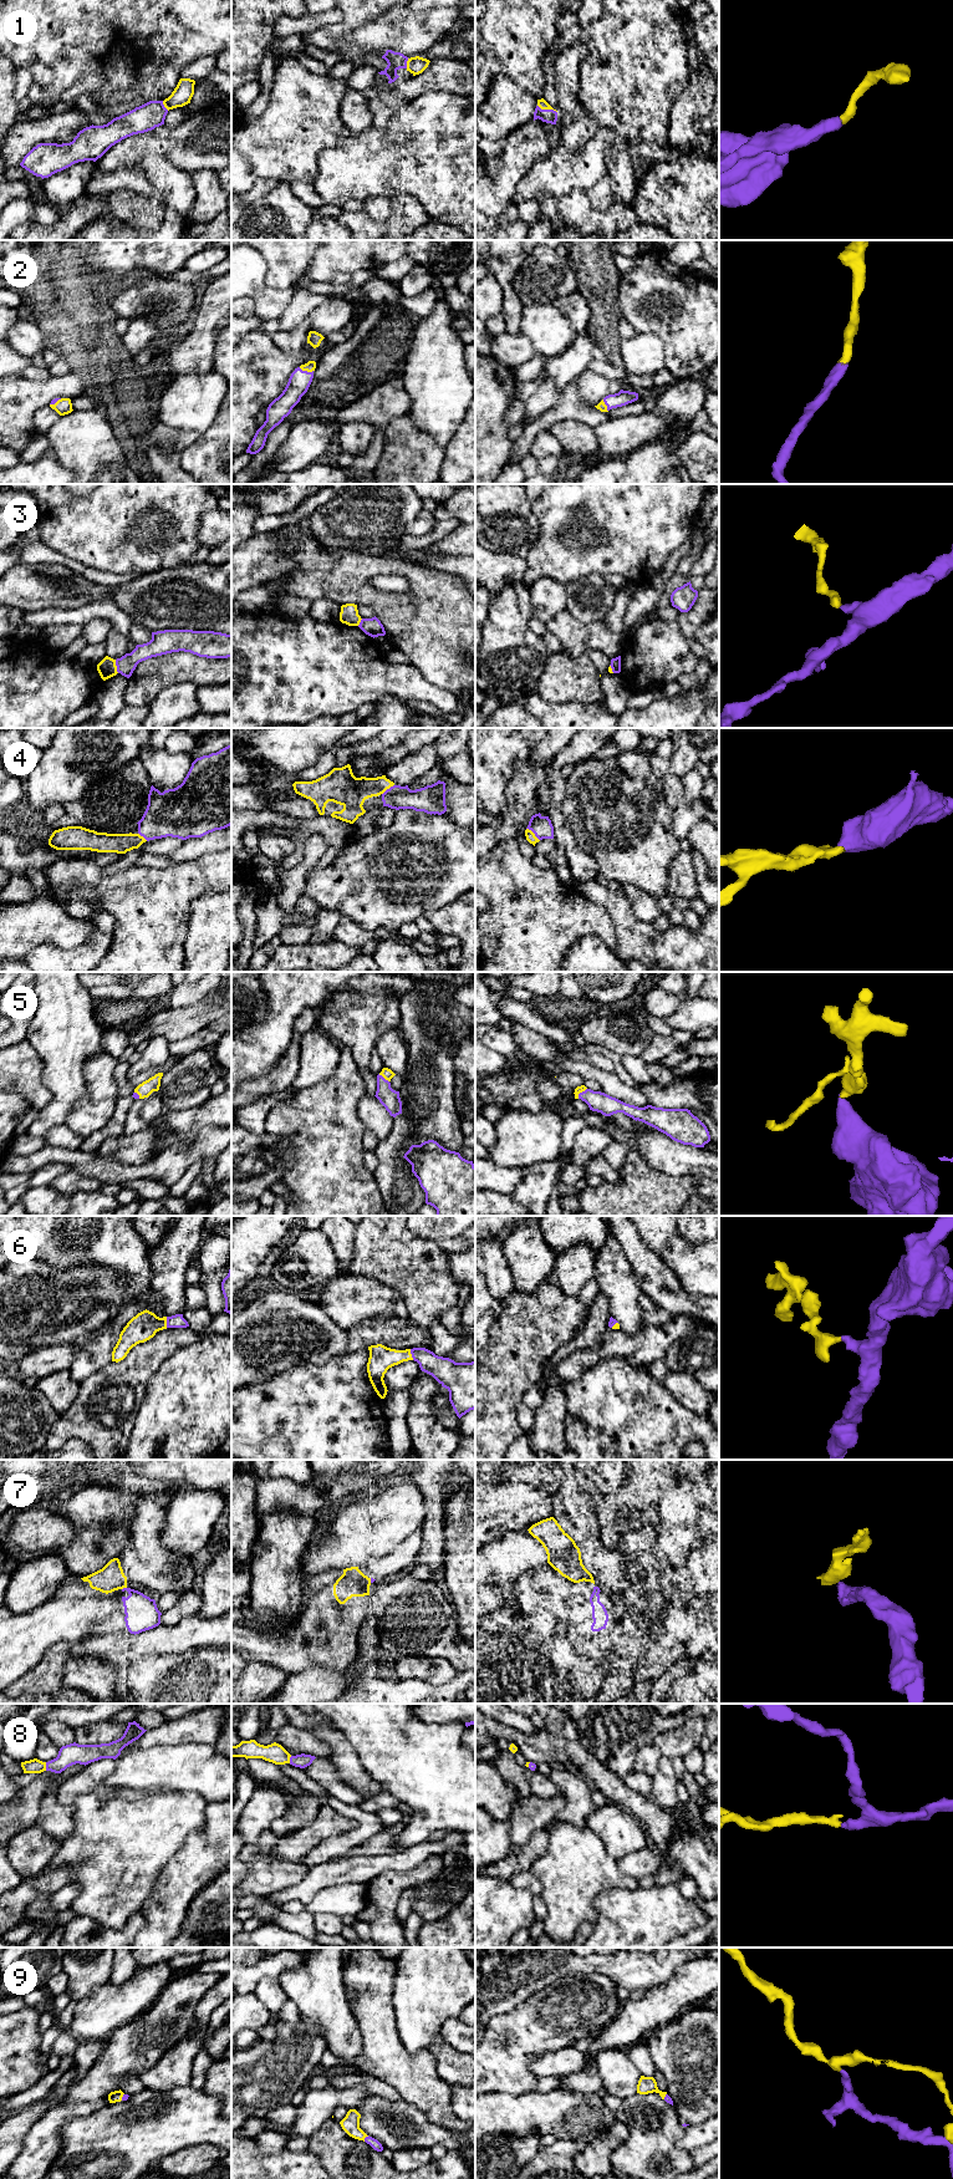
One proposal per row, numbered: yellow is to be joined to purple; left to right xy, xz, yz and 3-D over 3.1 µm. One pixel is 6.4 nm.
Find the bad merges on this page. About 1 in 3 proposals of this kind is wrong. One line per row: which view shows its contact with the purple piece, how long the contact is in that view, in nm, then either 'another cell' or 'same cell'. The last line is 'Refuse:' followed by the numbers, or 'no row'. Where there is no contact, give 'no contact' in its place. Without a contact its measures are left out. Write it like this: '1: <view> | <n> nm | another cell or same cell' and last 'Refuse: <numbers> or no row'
1: yz | 140 nm | same cell
2: xz | 100 nm | same cell
3: xy | 90 nm | another cell
4: yz | 120 nm | same cell
5: xz | 90 nm | same cell
6: xy | 70 nm | same cell
7: xy | 40 nm | another cell
8: xy | 60 nm | same cell
9: xz | 50 nm | same cell
Refuse: 3, 7

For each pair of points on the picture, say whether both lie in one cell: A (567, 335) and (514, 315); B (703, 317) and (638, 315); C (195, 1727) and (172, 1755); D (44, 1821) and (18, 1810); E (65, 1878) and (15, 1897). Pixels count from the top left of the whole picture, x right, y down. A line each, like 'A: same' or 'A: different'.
A: different
B: same
C: different
D: different
E: same

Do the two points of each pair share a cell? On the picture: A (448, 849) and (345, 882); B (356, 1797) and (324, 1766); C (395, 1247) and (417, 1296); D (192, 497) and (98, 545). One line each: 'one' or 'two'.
A: one
B: one
C: one
D: one

